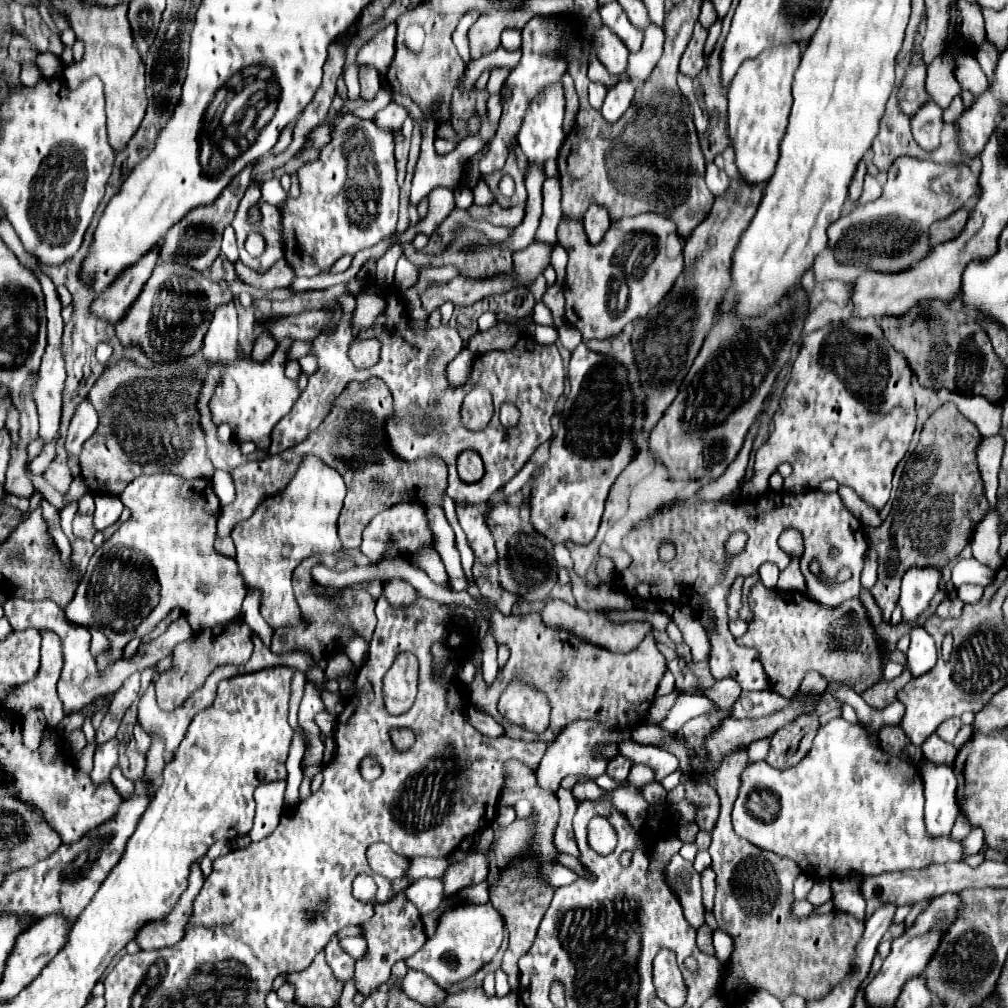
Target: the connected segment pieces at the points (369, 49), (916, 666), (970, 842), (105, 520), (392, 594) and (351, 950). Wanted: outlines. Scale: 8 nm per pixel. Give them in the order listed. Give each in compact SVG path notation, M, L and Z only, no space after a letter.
M394 24L382 28L358 50L356 62L364 64L364 66L374 66L384 76L394 58L394 38L396 38Z
M922 626L912 630L910 640L912 642L908 648L908 670L912 678L918 678L936 664L936 646L932 636L926 634Z
M972 828L970 836L966 836L966 838L962 840L964 858L966 858L968 854L978 854L980 848L982 848L982 844L984 844L984 834L982 834L982 830L980 830L980 828Z
M98 494L98 496L94 496L94 504L96 504L96 510L94 510L94 528L96 530L104 530L104 528L112 526L124 510L124 504L120 502L118 496Z
M390 580L384 584L384 594L392 606L408 606L418 598L418 592L400 580Z
M342 938L340 946L356 960L366 952L366 940L364 938Z

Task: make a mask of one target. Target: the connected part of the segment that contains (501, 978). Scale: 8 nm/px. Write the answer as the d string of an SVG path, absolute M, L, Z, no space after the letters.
M501 968L495 971L495 989L496 994L508 994L510 992L508 976Z

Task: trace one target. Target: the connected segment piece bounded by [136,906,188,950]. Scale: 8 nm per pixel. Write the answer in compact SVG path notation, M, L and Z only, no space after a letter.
M176 906L174 912L172 912L166 920L146 924L146 926L138 932L136 942L140 944L142 950L156 950L156 948L174 946L176 942L182 940L186 922L188 922L188 916L184 914L182 906Z

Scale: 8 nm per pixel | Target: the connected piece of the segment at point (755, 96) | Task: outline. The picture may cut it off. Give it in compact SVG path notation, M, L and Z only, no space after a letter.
M770 48L754 60L746 60L728 88L728 134L736 148L736 166L750 184L768 180L778 162L778 146L786 134L792 108L792 78L800 64L800 48Z

